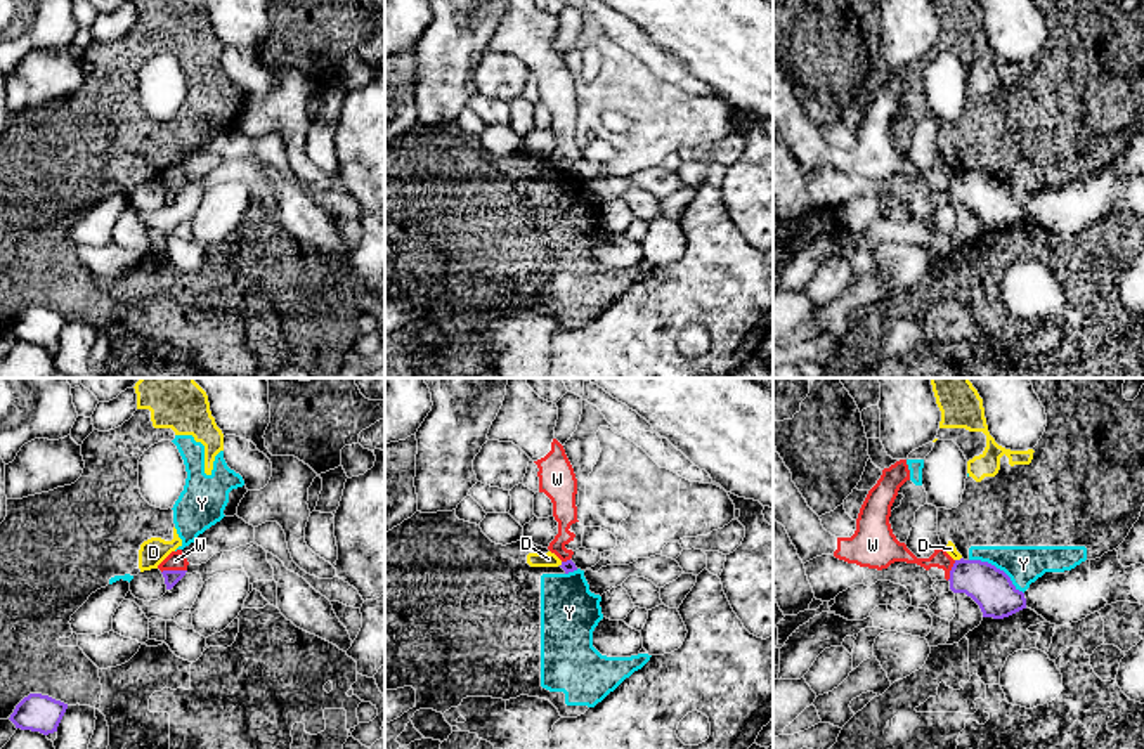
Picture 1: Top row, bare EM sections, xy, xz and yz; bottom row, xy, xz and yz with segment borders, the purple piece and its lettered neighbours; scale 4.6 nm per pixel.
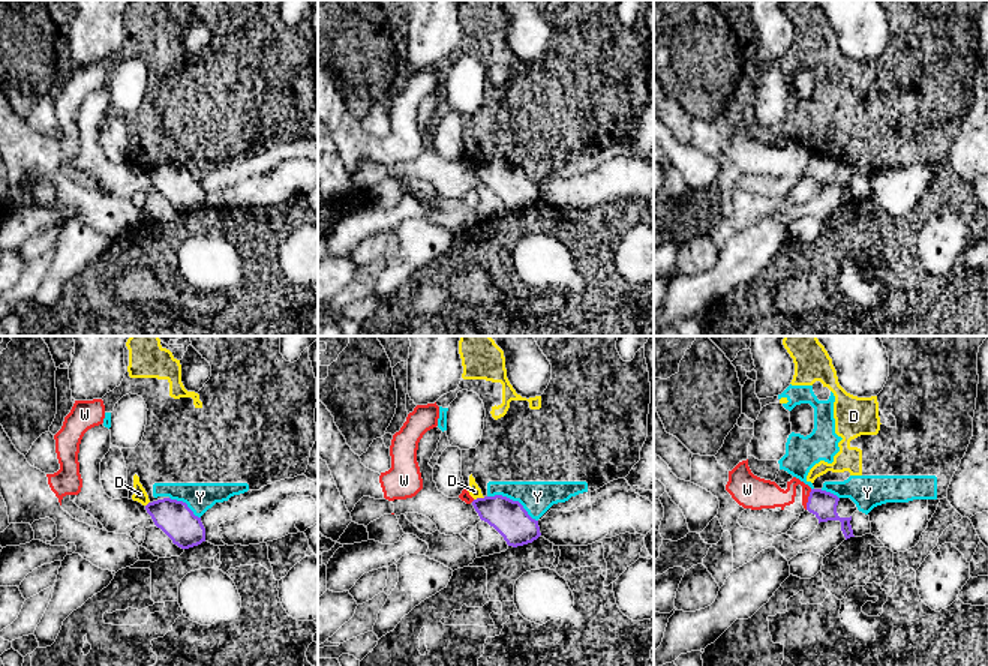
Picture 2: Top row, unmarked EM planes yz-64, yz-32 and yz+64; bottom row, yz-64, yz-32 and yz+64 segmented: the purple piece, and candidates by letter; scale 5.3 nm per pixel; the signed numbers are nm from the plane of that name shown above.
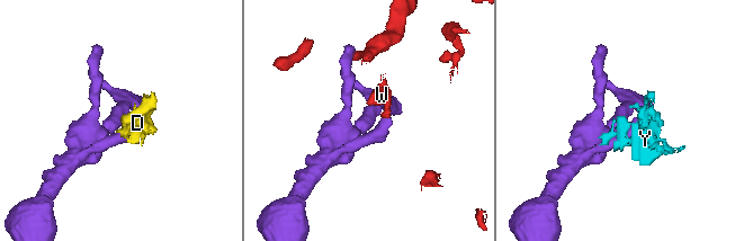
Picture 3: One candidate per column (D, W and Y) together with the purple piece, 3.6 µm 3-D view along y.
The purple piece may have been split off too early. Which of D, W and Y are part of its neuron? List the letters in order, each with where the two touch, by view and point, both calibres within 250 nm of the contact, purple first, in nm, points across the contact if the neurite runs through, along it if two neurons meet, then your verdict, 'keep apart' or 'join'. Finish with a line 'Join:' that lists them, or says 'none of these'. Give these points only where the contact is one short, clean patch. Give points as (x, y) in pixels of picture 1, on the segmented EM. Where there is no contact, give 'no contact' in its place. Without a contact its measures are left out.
D: meets purple in yz at (957, 560); 190 nm thick on the purple side, 50 nm on the other; border along yz (961, 557), (955, 560); keep apart
W: meets purple in xy at (174, 571); 70 nm thick on the purple side, 90 nm on the other; keep apart
Y: meets purple in yz at (995, 567); 190 nm thick on the purple side, 180 nm on the other; keep apart
Join: none of these

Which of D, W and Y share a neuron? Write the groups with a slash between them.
D Y / W

